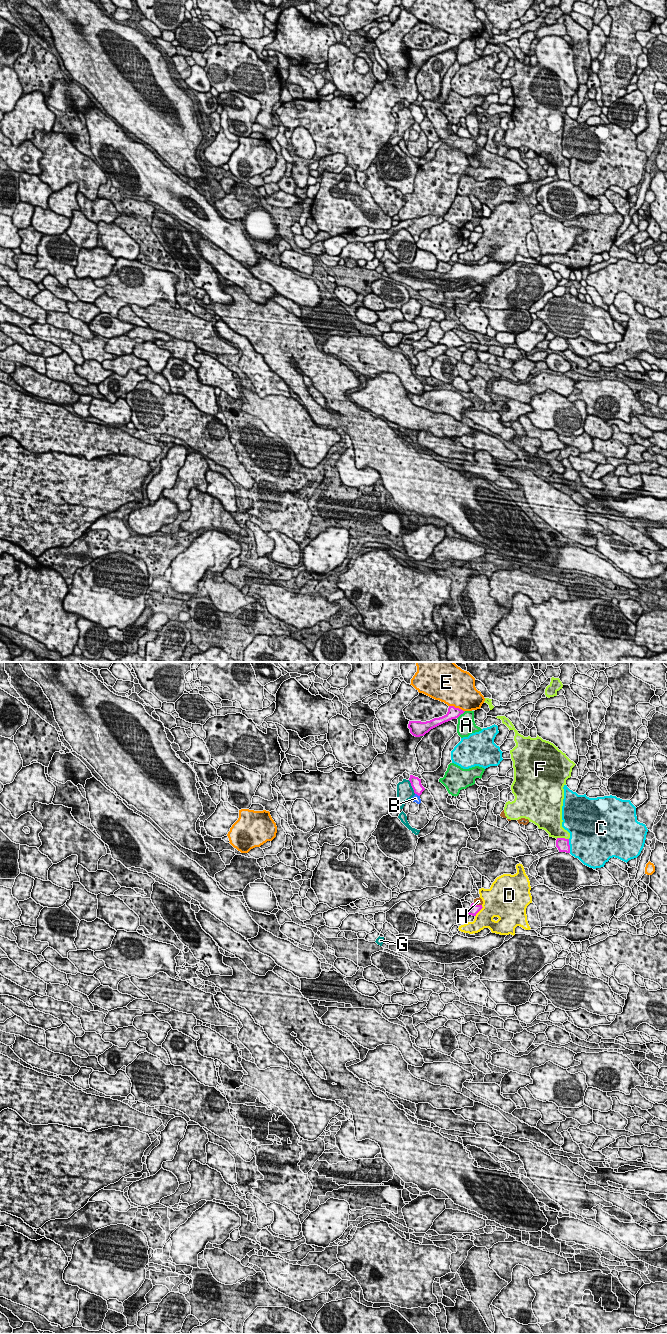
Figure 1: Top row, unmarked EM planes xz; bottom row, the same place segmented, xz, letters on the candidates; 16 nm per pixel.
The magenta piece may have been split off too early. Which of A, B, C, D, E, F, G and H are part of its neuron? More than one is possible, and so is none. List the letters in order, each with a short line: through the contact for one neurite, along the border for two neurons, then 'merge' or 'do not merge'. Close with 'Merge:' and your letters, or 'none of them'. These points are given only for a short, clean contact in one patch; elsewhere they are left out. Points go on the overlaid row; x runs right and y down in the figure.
A: do not merge
B: merge
C: do not merge
D: do not merge
E: do not merge
F: do not merge
G: do not merge
H: do not merge
Merge: B

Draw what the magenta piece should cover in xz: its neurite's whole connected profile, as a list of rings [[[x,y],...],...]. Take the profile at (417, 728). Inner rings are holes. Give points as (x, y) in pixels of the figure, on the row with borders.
[[[449,706],[448,712],[446,715],[434,718],[430,721],[421,722],[421,721],[409,721],[408,728],[410,729],[410,733],[415,737],[424,736],[431,729],[448,722],[452,719],[458,718],[465,711],[455,708],[454,706]]]

